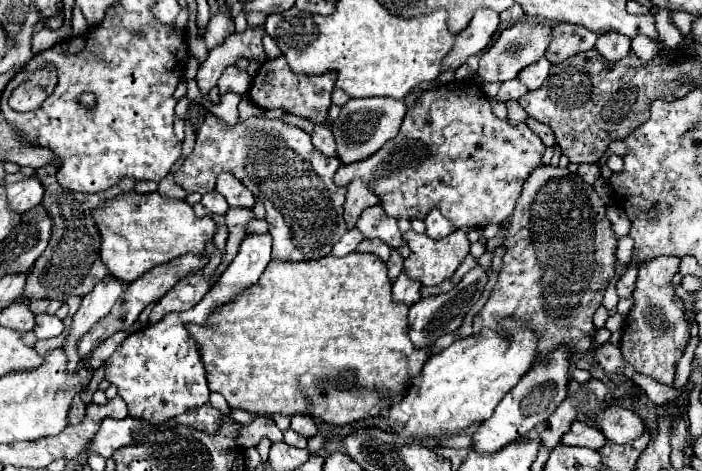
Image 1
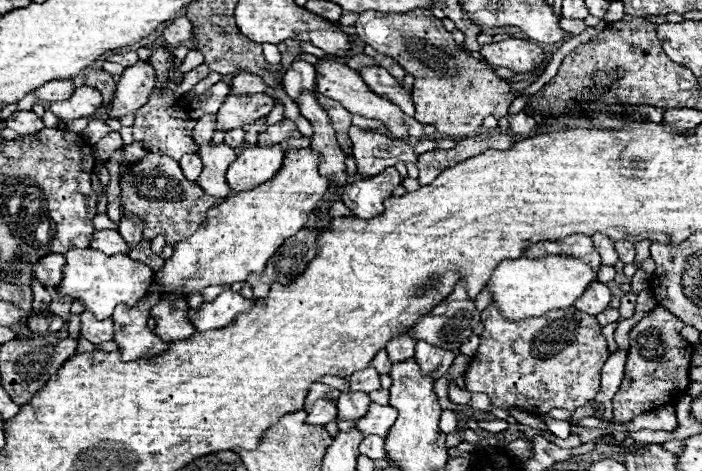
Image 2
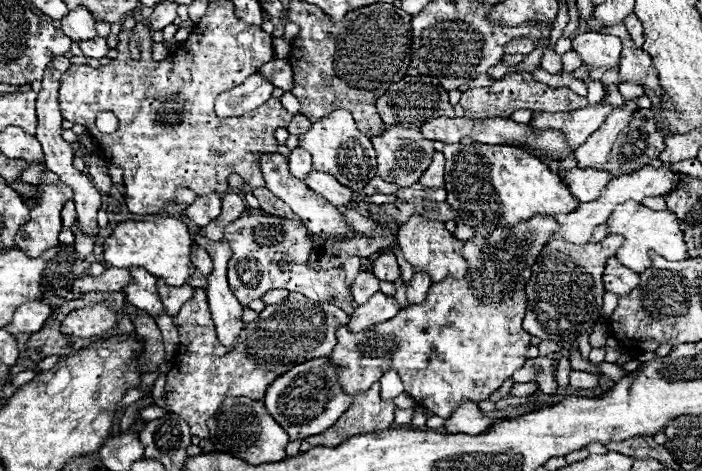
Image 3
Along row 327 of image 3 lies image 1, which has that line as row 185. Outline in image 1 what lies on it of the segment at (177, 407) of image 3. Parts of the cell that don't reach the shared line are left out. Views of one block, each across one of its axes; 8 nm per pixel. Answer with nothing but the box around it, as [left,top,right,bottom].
[174,114,348,262]

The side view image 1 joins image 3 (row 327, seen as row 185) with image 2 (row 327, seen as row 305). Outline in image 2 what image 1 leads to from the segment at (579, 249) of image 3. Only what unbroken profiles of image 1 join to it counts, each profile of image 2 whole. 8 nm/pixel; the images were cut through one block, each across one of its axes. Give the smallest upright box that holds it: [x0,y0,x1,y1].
[464,304,608,414]

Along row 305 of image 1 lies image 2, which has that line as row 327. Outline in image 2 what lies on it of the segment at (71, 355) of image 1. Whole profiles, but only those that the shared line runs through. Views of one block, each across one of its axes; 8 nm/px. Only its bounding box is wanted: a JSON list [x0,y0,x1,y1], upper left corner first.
[80,310,114,344]

